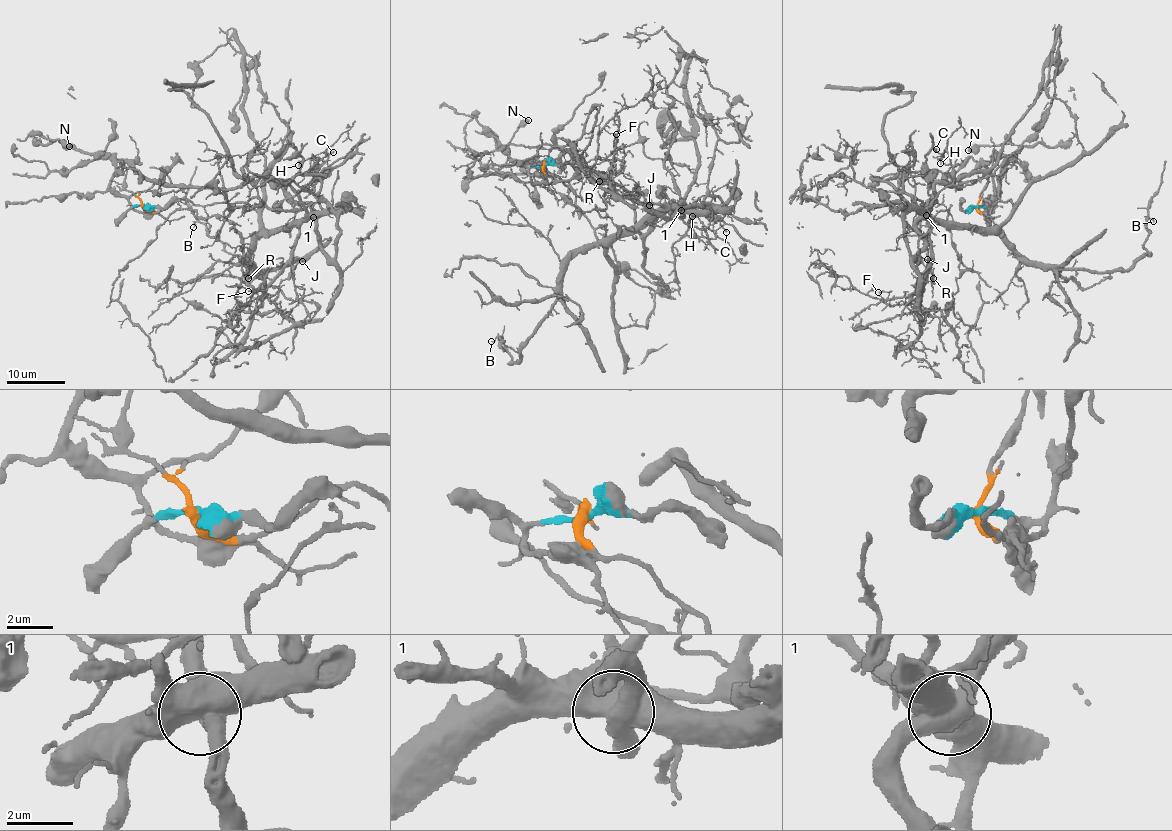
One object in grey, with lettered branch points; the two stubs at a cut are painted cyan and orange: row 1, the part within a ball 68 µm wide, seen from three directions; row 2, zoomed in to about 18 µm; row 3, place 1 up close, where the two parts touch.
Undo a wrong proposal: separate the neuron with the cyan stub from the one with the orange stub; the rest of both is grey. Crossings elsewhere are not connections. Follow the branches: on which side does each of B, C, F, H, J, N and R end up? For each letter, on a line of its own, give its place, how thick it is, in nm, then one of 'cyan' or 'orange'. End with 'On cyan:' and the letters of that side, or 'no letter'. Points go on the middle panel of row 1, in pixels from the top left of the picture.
B: at (491, 341); 110 nm thick; orange
C: at (726, 232); 140 nm thick; orange
F: at (616, 134); 110 nm thick; orange
H: at (692, 216); 140 nm thick; orange
J: at (649, 205); 180 nm thick; orange
N: at (528, 120); 550 nm thick; cyan
R: at (599, 181); 120 nm thick; orange
On cyan: N

